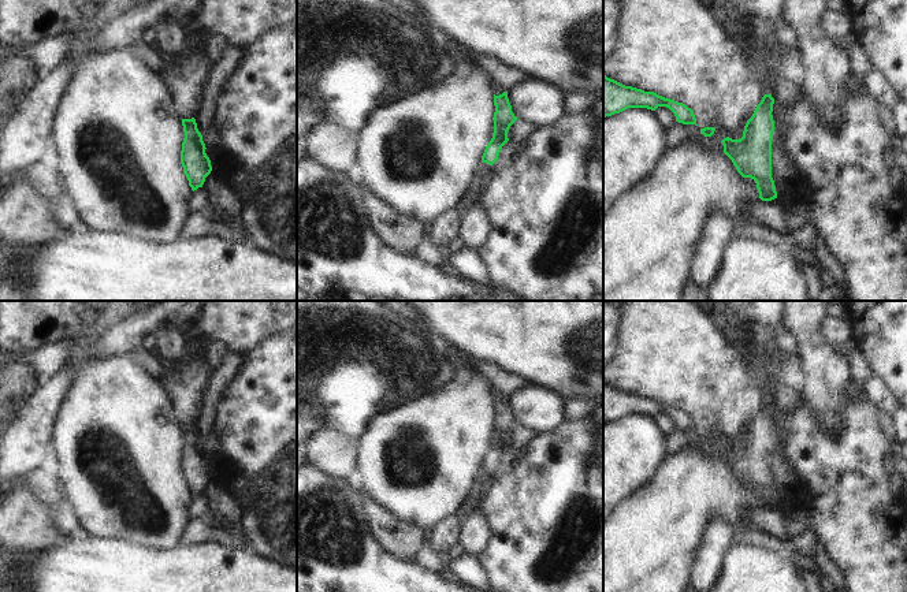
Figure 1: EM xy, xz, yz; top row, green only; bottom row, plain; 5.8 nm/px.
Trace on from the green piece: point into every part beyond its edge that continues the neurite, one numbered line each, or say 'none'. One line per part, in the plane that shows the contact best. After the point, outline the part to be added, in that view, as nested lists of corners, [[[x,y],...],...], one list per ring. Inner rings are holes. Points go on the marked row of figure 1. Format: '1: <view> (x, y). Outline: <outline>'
none.

